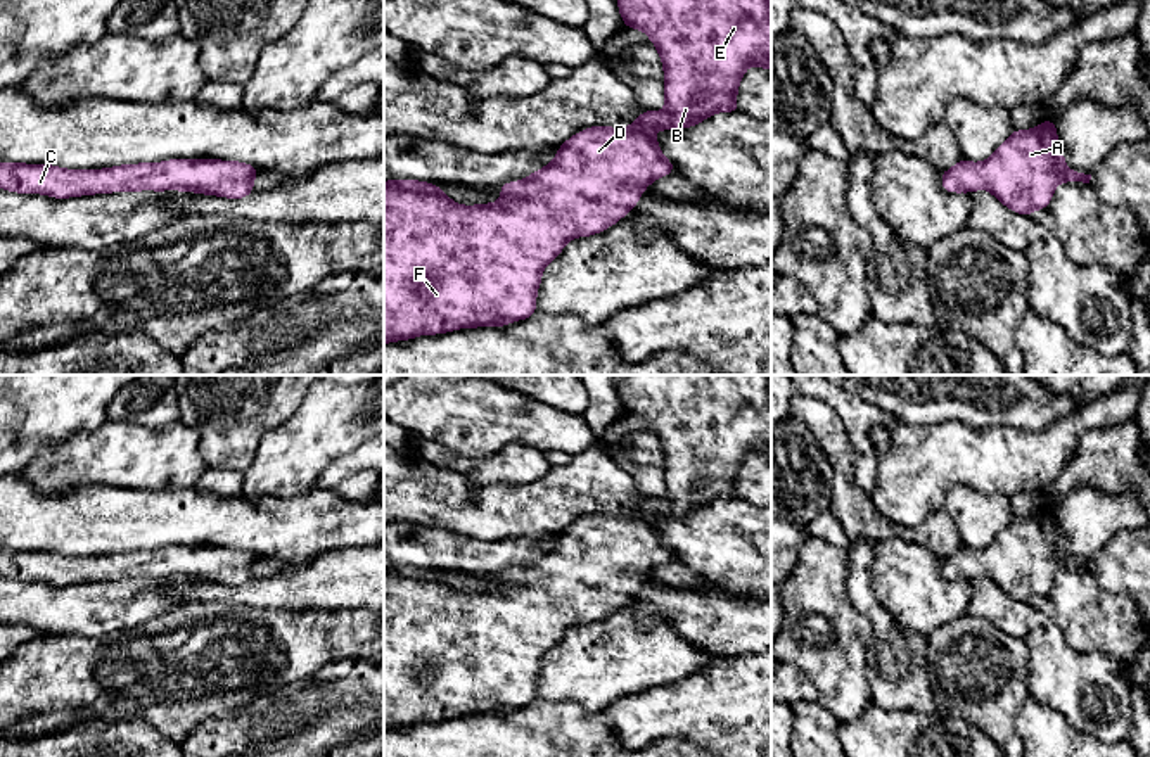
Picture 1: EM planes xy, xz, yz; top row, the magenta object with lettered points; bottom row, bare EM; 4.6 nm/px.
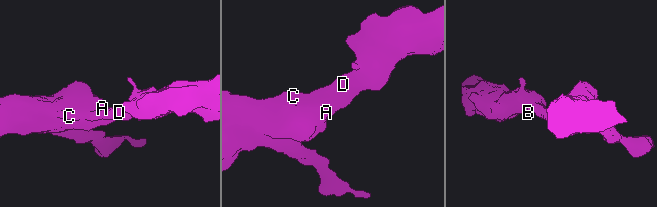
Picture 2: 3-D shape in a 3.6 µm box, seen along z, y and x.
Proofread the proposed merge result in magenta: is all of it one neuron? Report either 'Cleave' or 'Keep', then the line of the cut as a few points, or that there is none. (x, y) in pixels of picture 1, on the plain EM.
Keep. No split

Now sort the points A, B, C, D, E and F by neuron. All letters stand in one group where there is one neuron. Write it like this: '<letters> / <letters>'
A B C D E F

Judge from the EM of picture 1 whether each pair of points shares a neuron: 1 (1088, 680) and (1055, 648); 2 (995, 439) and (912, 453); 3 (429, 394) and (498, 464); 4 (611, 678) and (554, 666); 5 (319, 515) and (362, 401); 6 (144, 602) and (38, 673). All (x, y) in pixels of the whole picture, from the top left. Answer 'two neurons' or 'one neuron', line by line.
1: one neuron
2: one neuron
3: two neurons
4: one neuron
5: two neurons
6: two neurons

